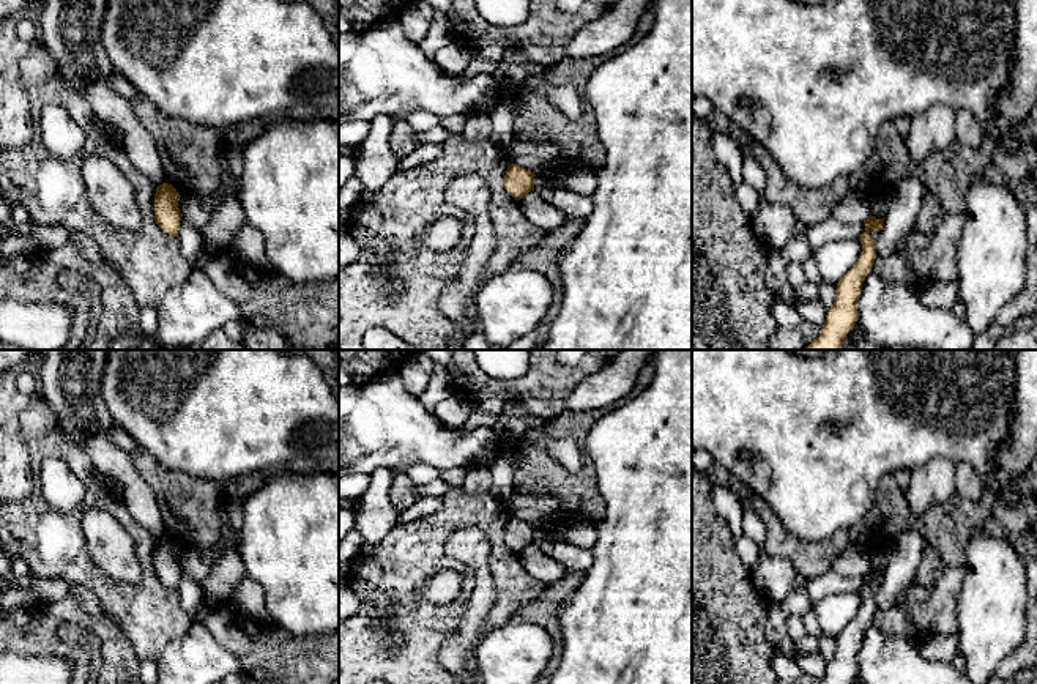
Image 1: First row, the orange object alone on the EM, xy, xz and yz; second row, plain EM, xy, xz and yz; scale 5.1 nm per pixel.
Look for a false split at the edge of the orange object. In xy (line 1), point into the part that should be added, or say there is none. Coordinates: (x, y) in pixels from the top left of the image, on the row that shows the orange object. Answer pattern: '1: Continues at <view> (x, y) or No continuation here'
1: No continuation here

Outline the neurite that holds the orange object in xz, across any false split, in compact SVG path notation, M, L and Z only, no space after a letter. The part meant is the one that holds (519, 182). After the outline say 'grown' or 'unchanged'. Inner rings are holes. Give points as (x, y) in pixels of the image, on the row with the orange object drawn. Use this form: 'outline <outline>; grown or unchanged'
outline M509 164L504 175L504 189L515 199L520 200L528 192L534 191L534 177L530 170Z; unchanged

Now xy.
outline M162 183L158 186L154 194L154 219L159 229L162 229L165 233L178 238L180 230L180 208L178 200L180 194L177 189L169 184Z; unchanged

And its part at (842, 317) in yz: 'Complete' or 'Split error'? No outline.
Complete

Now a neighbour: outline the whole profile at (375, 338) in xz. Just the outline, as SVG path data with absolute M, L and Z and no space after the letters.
M370 328L362 337L364 350L421 350L416 348L385 328Z

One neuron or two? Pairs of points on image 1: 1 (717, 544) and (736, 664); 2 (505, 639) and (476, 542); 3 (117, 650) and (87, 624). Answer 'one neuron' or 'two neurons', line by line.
1: one neuron
2: two neurons
3: one neuron

